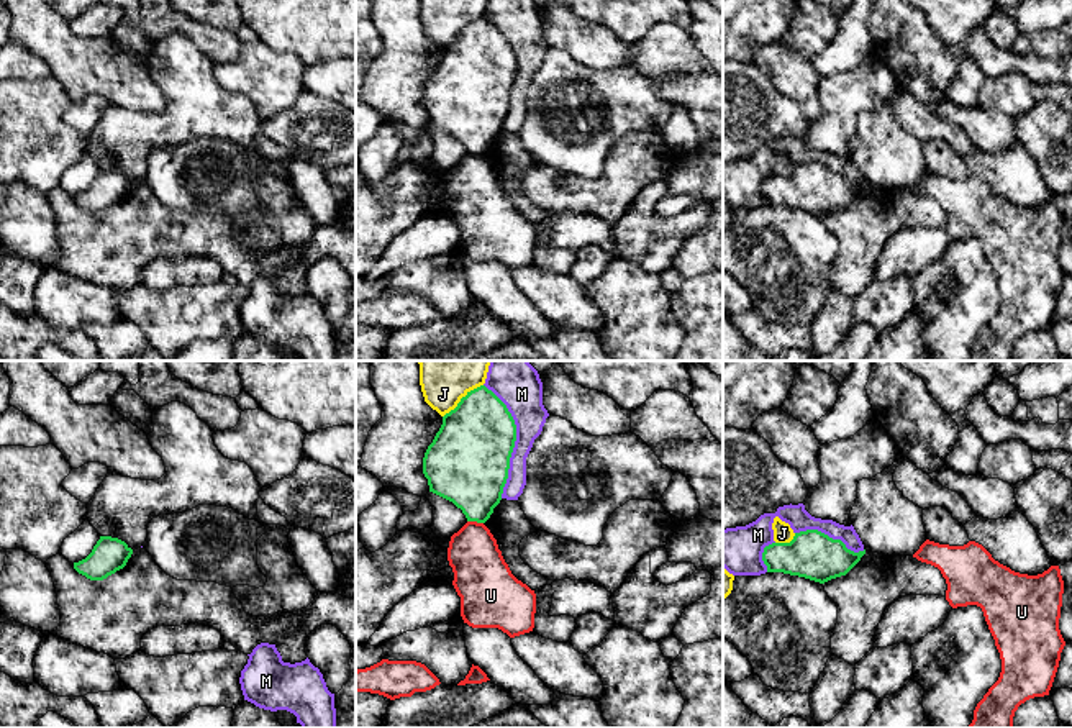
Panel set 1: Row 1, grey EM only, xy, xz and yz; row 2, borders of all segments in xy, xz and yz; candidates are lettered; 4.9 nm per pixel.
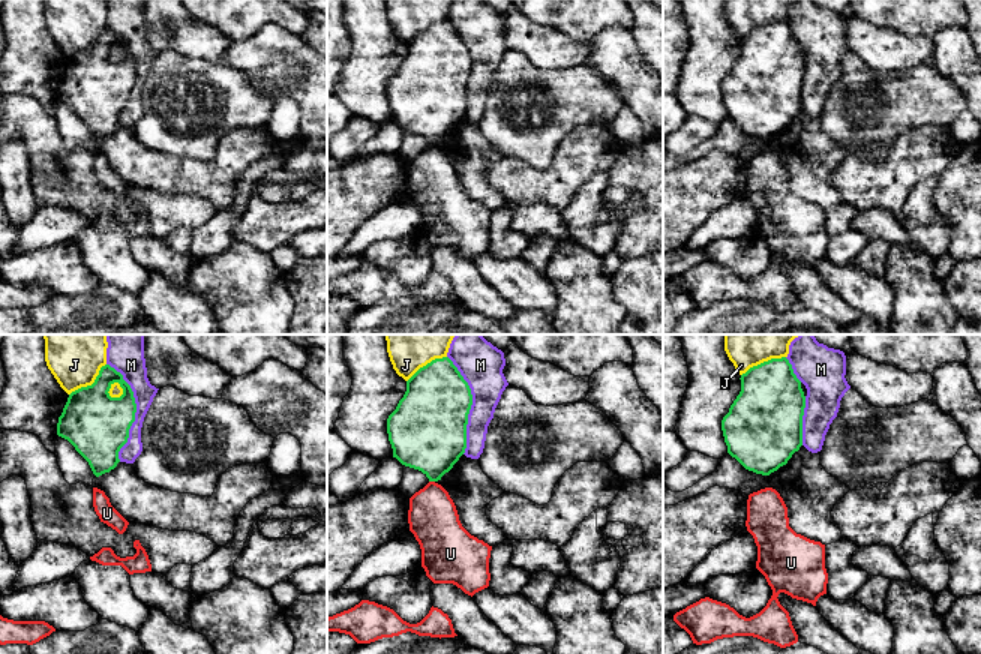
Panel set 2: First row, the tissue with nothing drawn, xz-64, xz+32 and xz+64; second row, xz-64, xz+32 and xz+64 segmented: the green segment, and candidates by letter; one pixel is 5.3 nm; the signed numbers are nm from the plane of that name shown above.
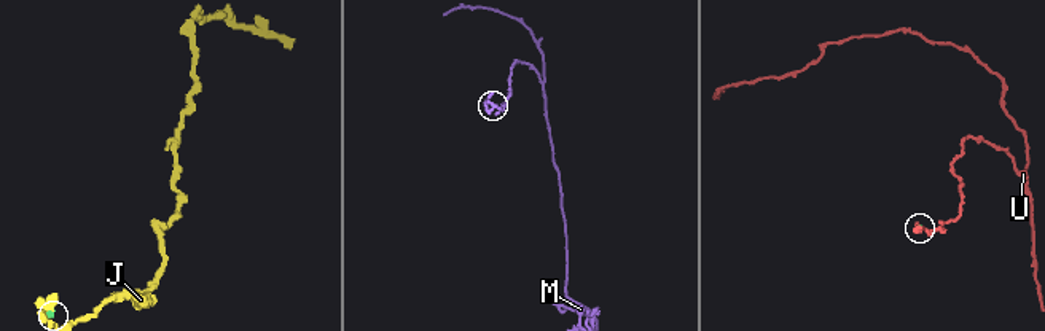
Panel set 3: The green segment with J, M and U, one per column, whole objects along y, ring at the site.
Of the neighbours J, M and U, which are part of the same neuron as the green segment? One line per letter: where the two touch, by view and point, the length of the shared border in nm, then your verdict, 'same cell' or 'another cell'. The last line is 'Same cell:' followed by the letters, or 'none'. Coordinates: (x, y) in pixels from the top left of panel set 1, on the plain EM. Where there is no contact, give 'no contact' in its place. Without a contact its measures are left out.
J: xz (461, 31) | 260 nm | another cell
M: xz (515, 72) | 550 nm | another cell
U: xz (476, 153) | 80 nm | another cell
Same cell: none

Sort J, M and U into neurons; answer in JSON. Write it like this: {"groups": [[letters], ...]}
{"groups": [["J"], ["M"], ["U"]]}

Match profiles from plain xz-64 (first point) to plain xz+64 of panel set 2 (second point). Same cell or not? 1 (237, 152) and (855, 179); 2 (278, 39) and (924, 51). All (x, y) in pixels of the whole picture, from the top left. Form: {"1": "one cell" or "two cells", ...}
{"1": "one cell", "2": "two cells"}

